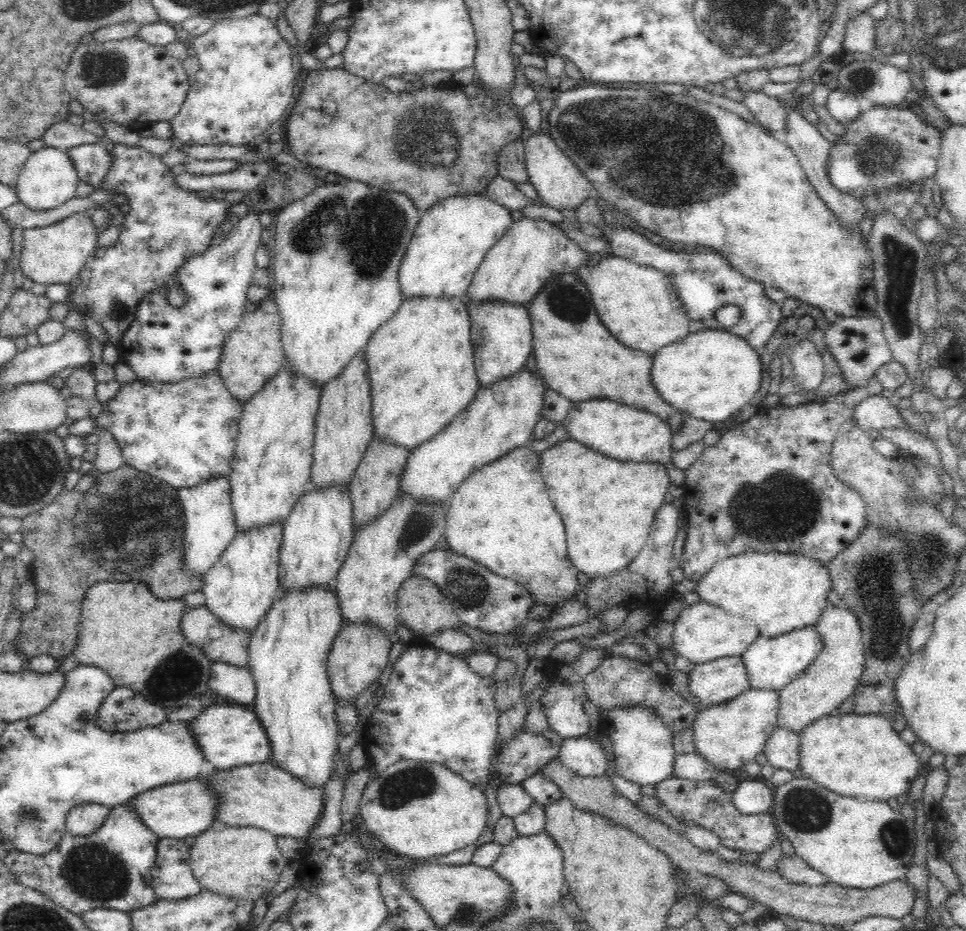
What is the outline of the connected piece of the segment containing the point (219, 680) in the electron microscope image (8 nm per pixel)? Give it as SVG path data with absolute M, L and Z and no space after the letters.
M223 662L210 664L208 687L222 698L230 698L240 705L250 705L255 700L254 679L247 666L234 666Z

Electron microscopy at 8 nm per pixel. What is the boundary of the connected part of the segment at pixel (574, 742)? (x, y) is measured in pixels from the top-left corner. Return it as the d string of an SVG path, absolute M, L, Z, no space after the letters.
M576 737L563 740L558 758L573 774L583 778L596 778L606 773L606 753L596 739Z

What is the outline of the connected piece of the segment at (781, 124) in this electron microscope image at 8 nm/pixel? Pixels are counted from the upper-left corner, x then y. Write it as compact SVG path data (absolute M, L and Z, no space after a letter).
M746 91L743 104L748 107L754 122L770 135L784 139L787 129L787 109L780 105L776 97L767 96L762 91Z

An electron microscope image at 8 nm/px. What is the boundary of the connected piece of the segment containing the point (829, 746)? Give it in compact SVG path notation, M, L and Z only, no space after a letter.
M834 714L804 728L798 750L799 771L804 778L852 798L887 801L909 792L922 768L920 760L892 729L884 716Z

